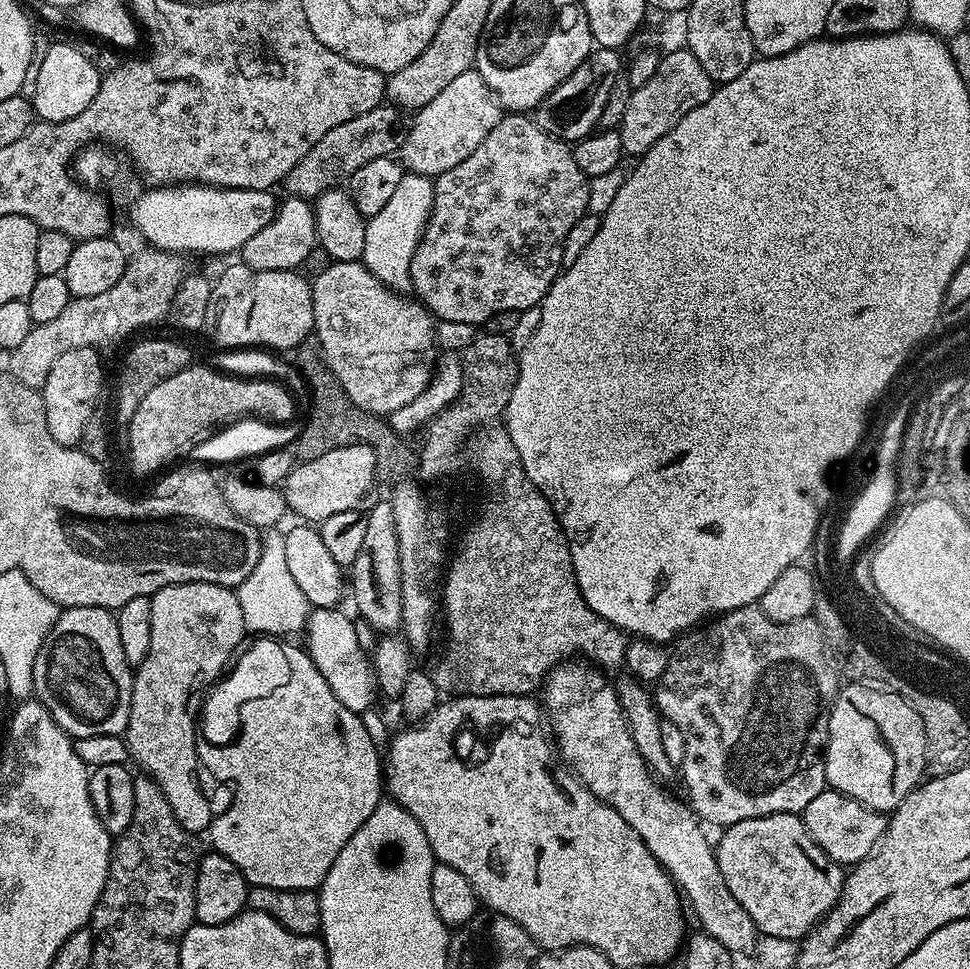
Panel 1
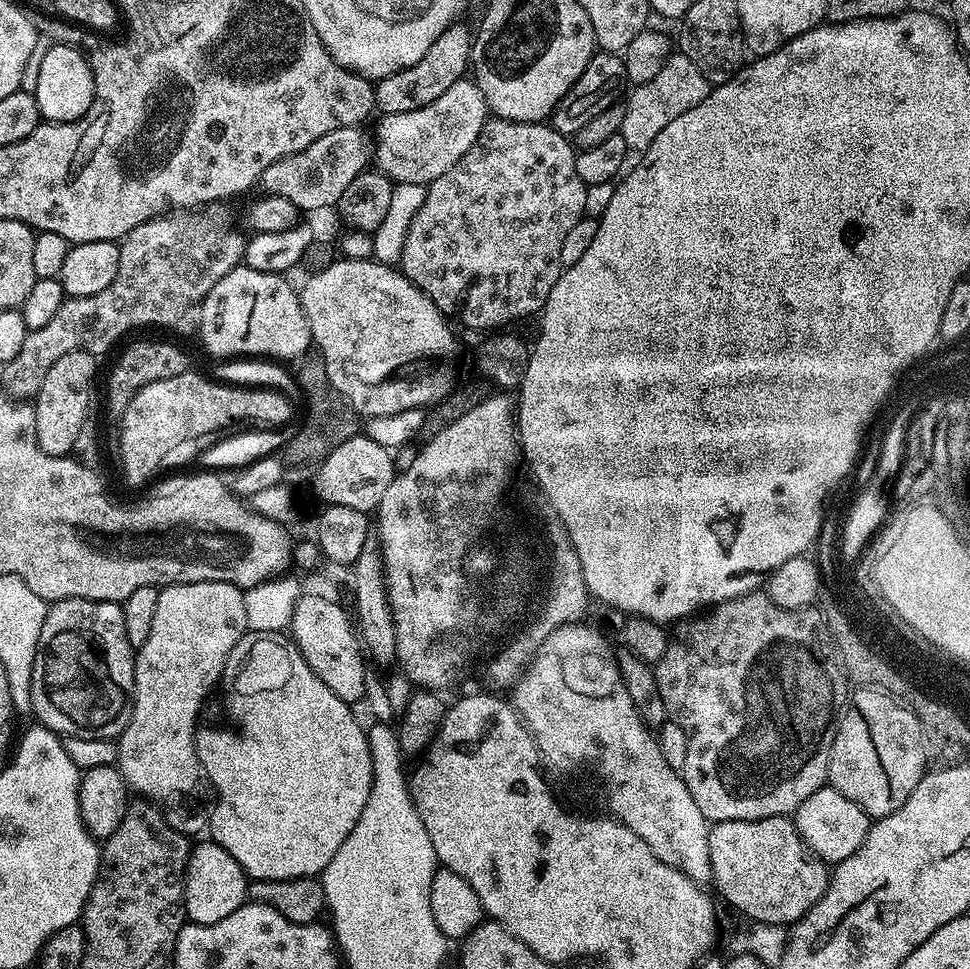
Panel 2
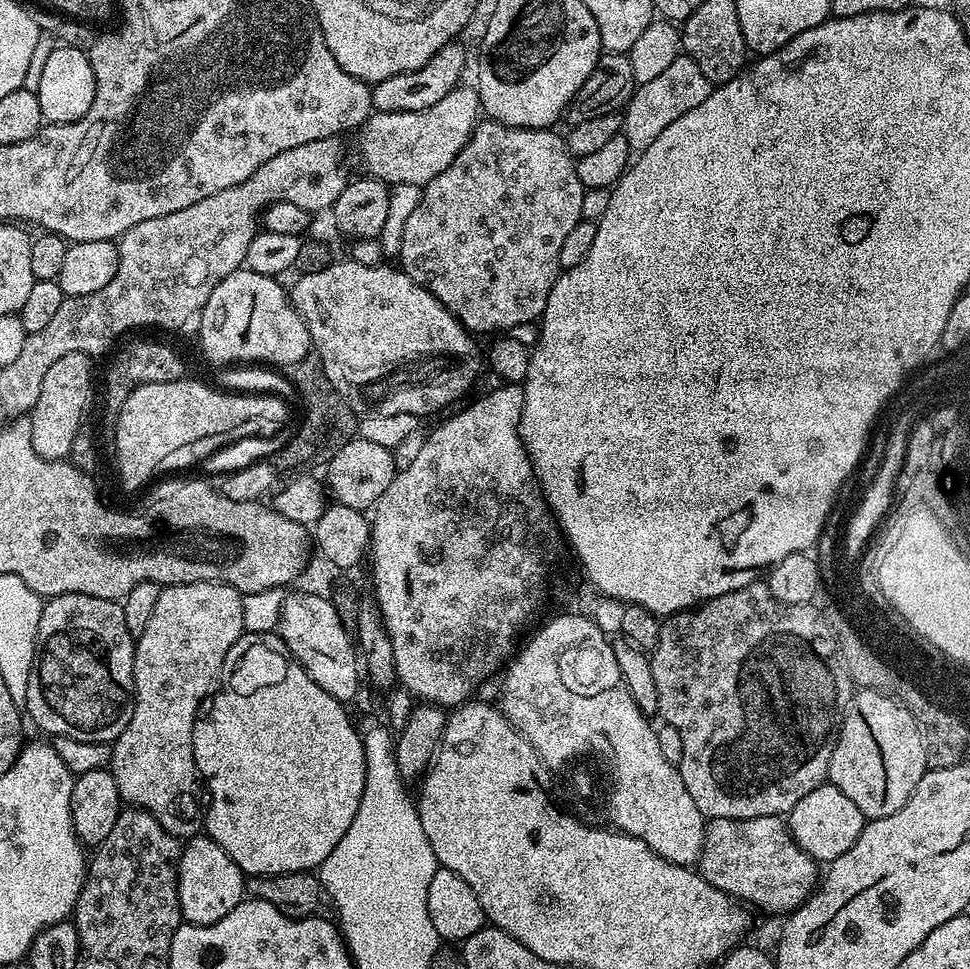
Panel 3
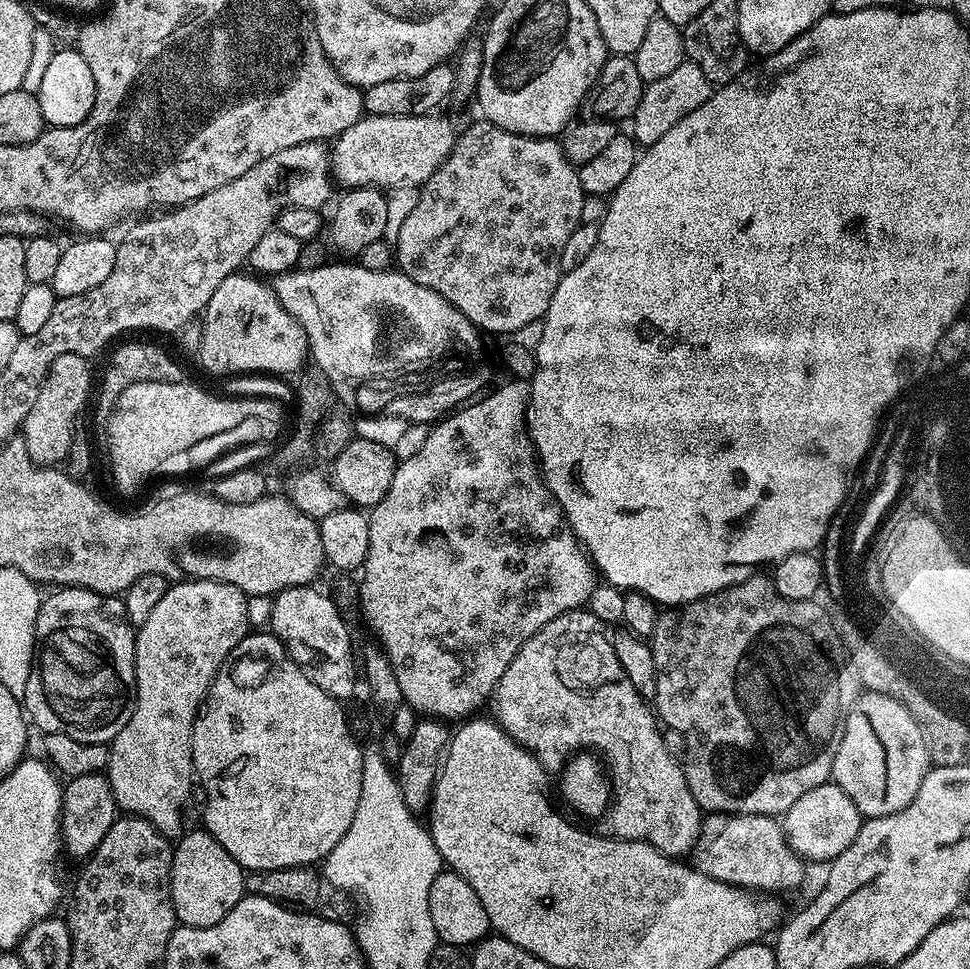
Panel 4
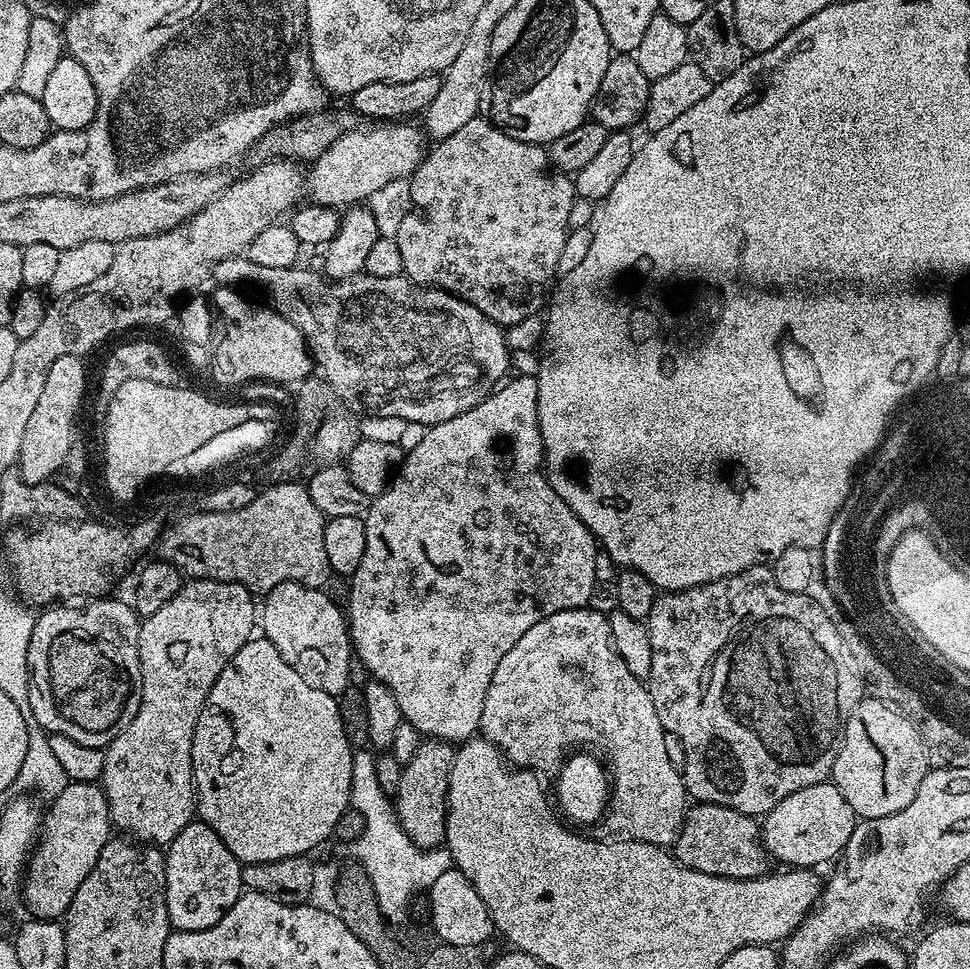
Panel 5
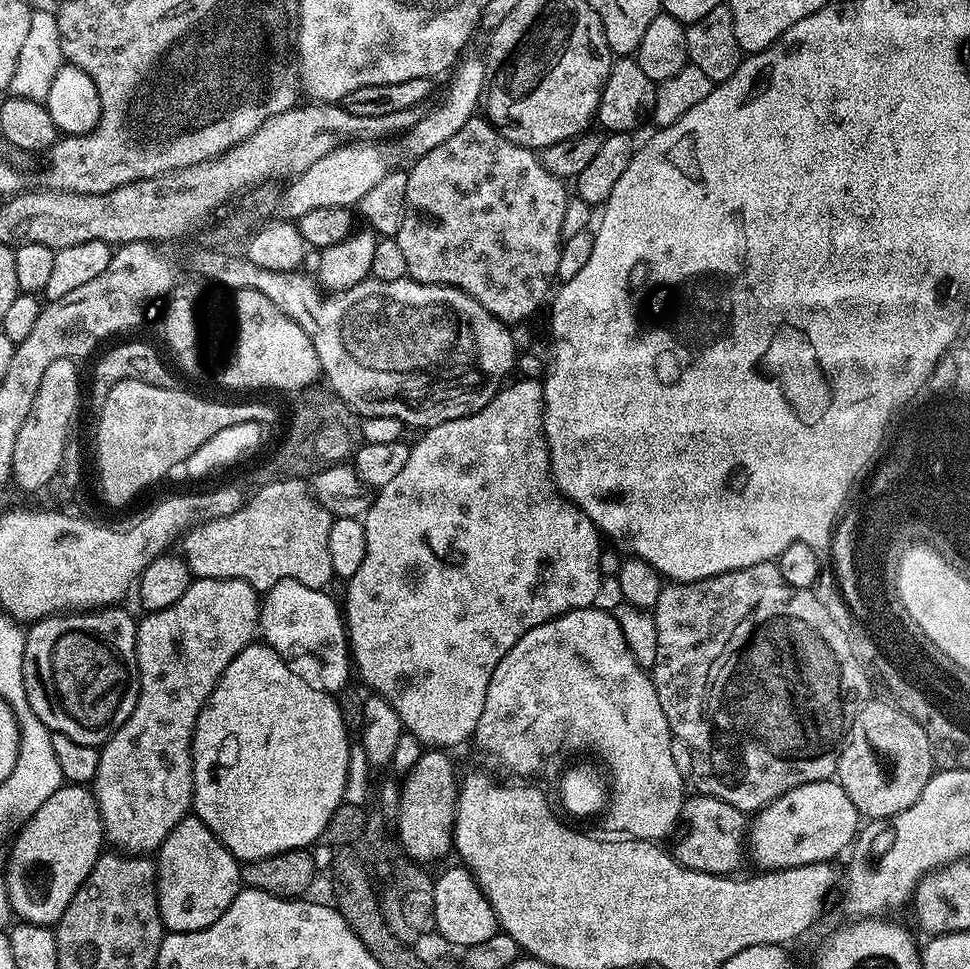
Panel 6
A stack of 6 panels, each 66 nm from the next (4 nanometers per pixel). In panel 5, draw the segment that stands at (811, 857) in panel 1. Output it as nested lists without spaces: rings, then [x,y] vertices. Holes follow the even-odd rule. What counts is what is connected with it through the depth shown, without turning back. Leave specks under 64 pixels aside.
[[[696,802],[687,809],[684,825],[676,836],[674,855],[679,864],[690,870],[731,880],[753,880],[755,876],[765,875],[770,868],[761,825],[751,816],[717,804]]]

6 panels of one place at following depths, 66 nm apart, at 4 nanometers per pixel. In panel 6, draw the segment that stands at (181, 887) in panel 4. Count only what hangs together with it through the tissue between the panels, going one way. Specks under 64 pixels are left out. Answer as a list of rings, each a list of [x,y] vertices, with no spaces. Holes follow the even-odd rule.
[[[194,814],[181,818],[178,826],[170,830],[170,834],[160,843],[154,856],[156,865],[156,897],[160,917],[168,932],[197,932],[209,928],[234,902],[234,898],[242,891],[240,879],[240,864],[235,856],[231,856],[226,846],[216,837],[207,826]]]

